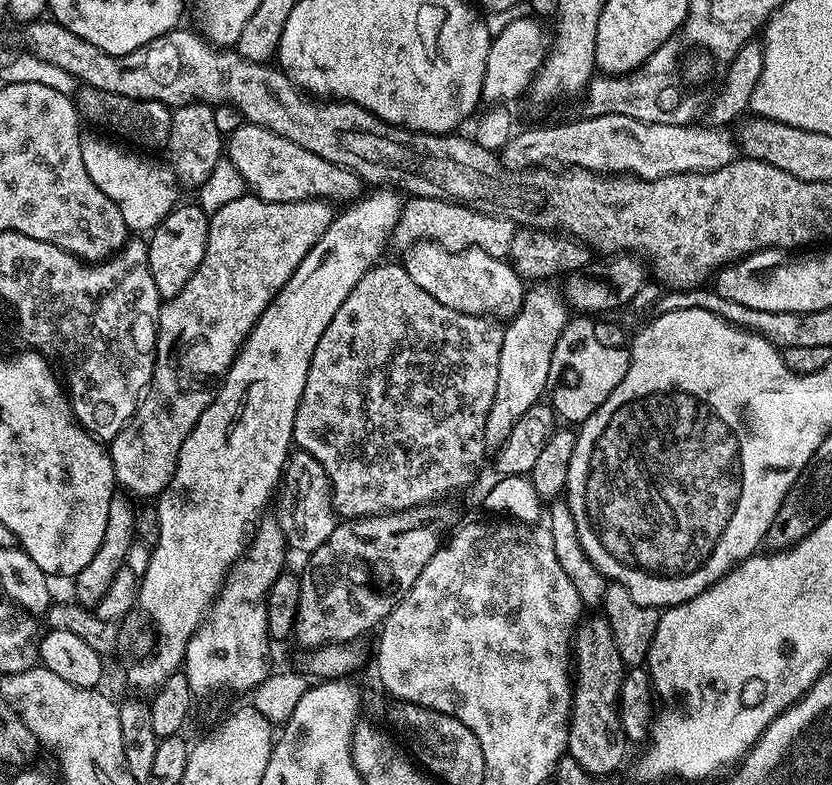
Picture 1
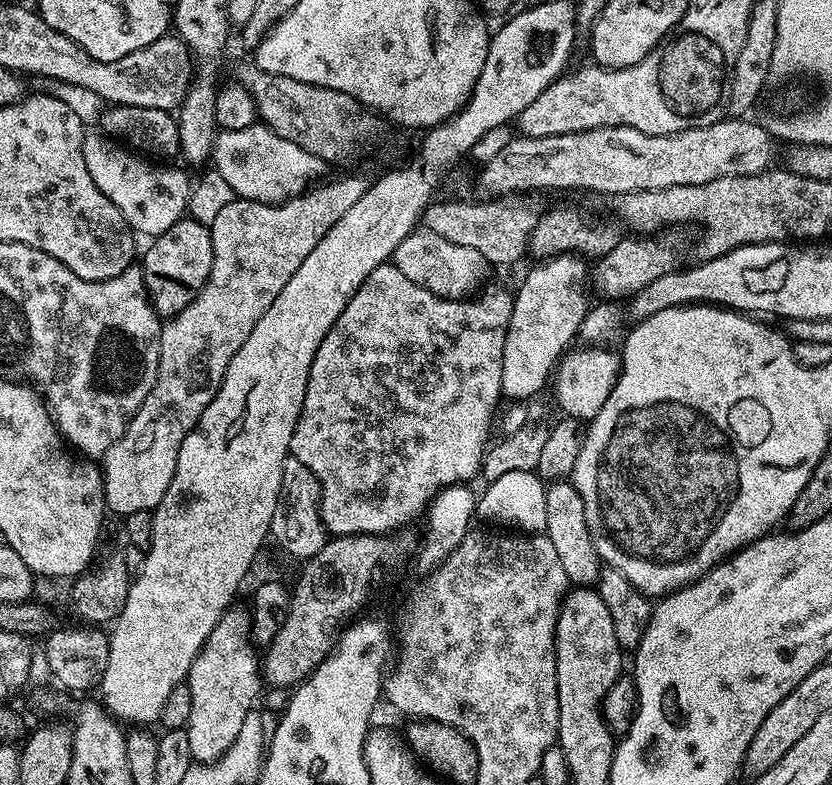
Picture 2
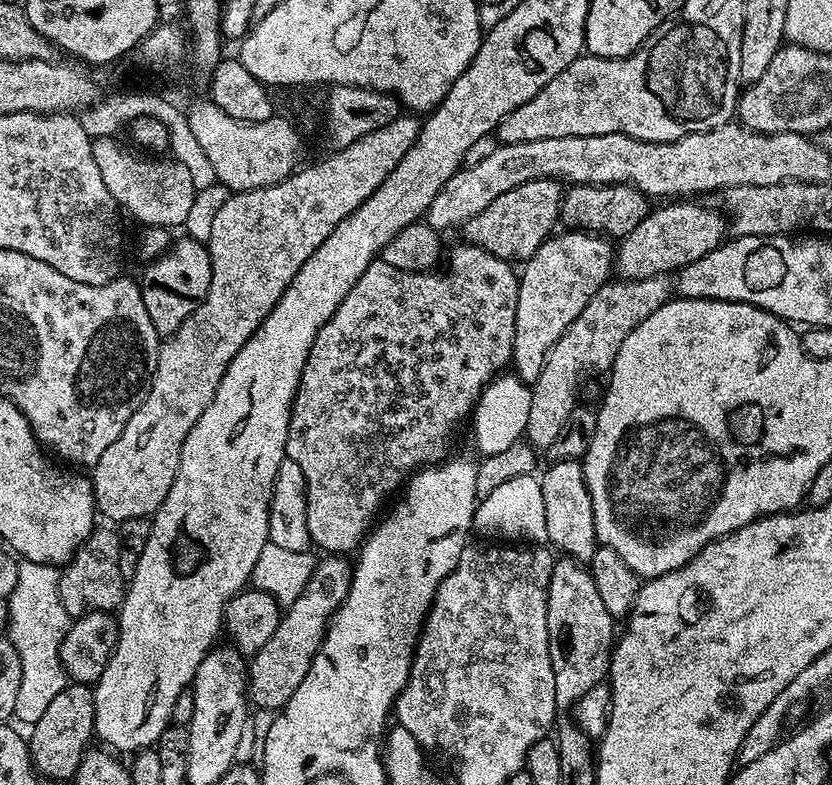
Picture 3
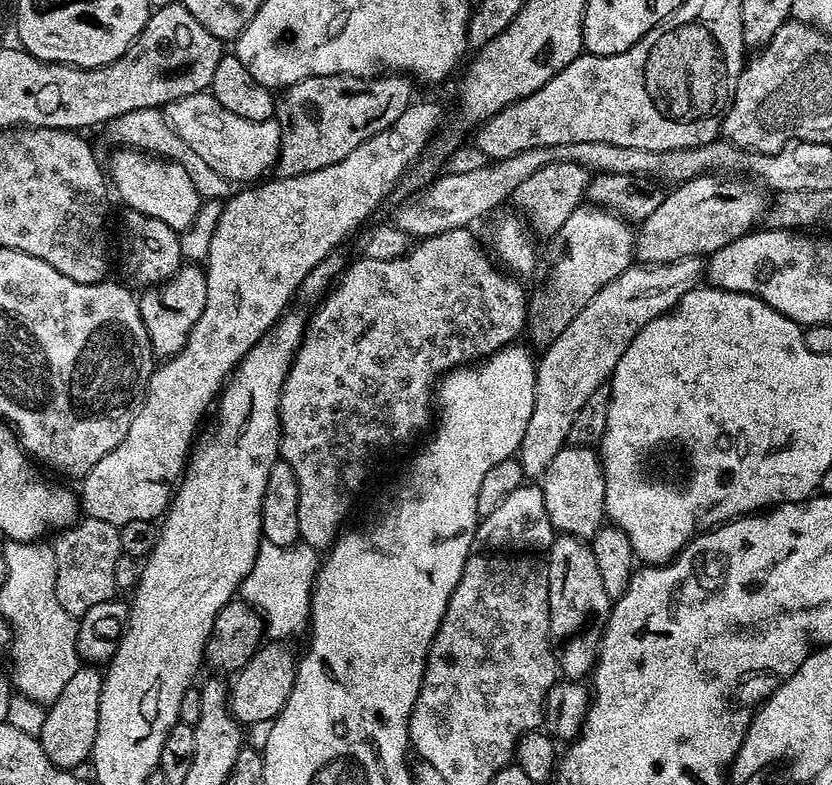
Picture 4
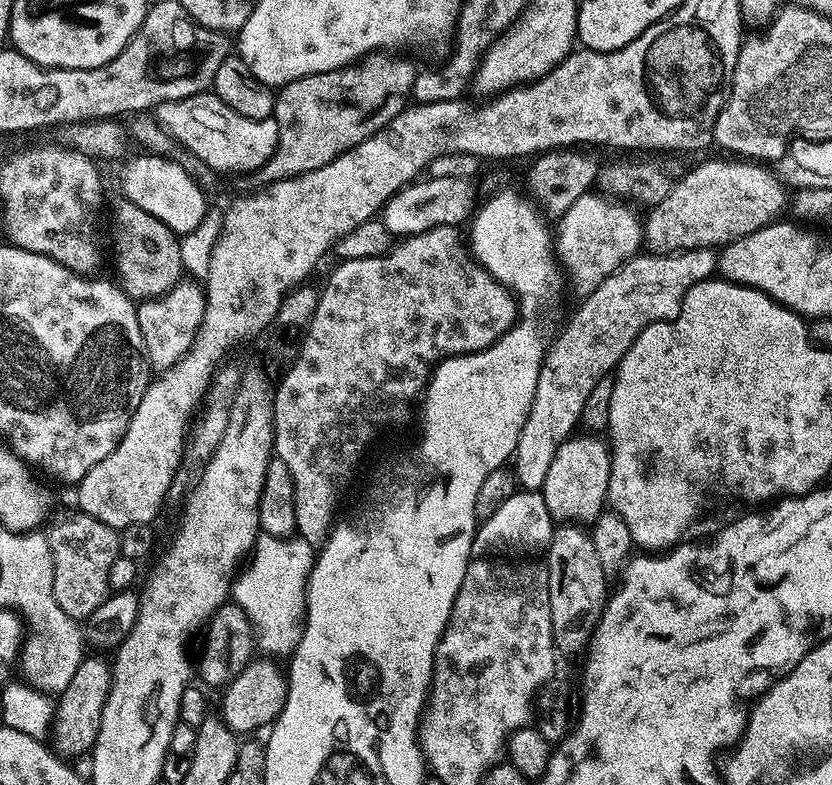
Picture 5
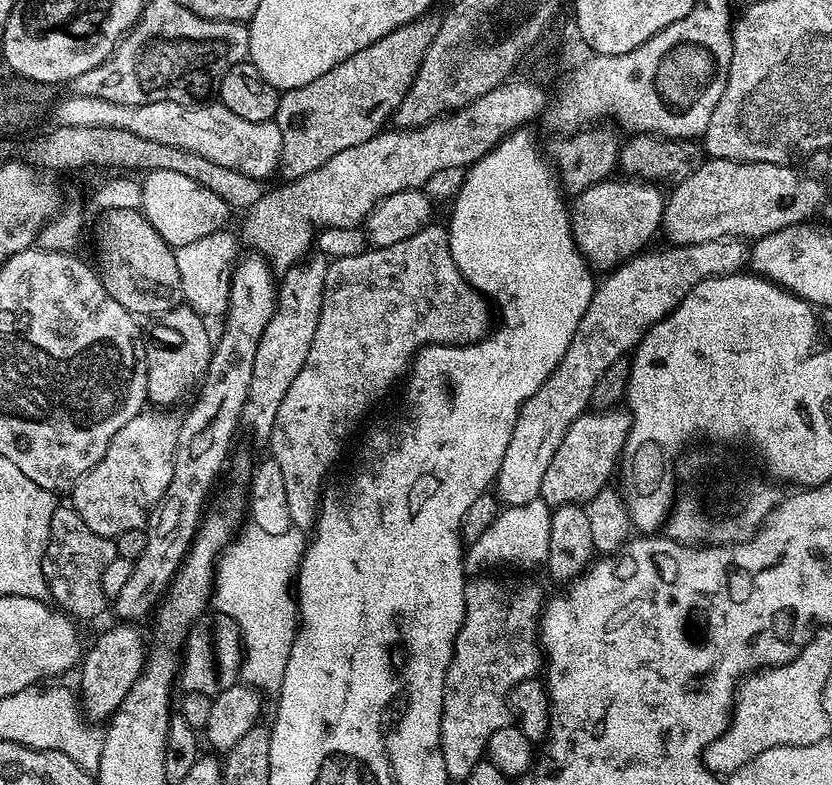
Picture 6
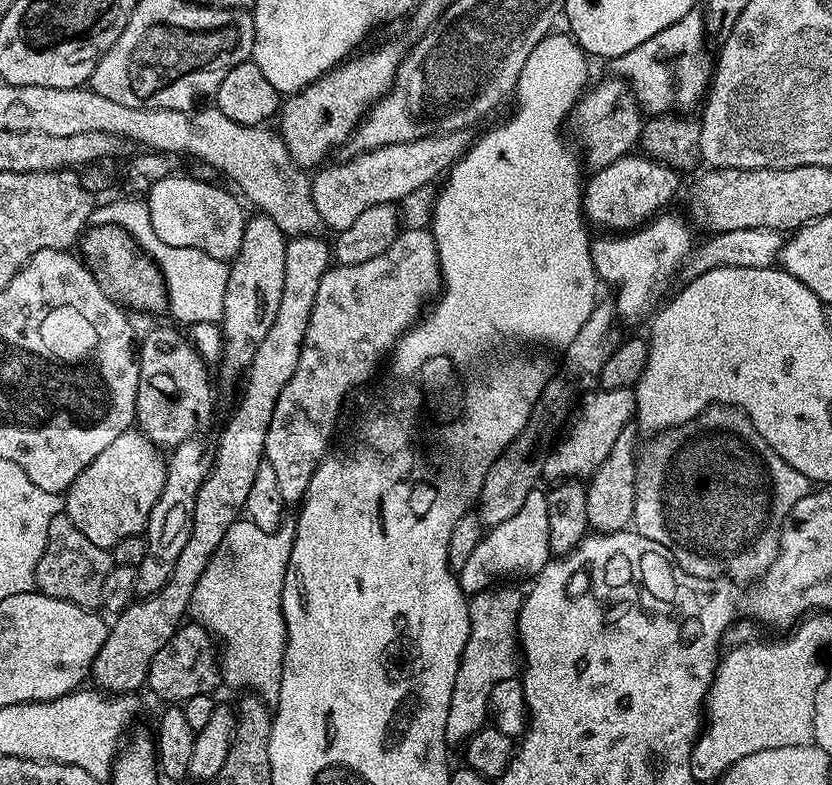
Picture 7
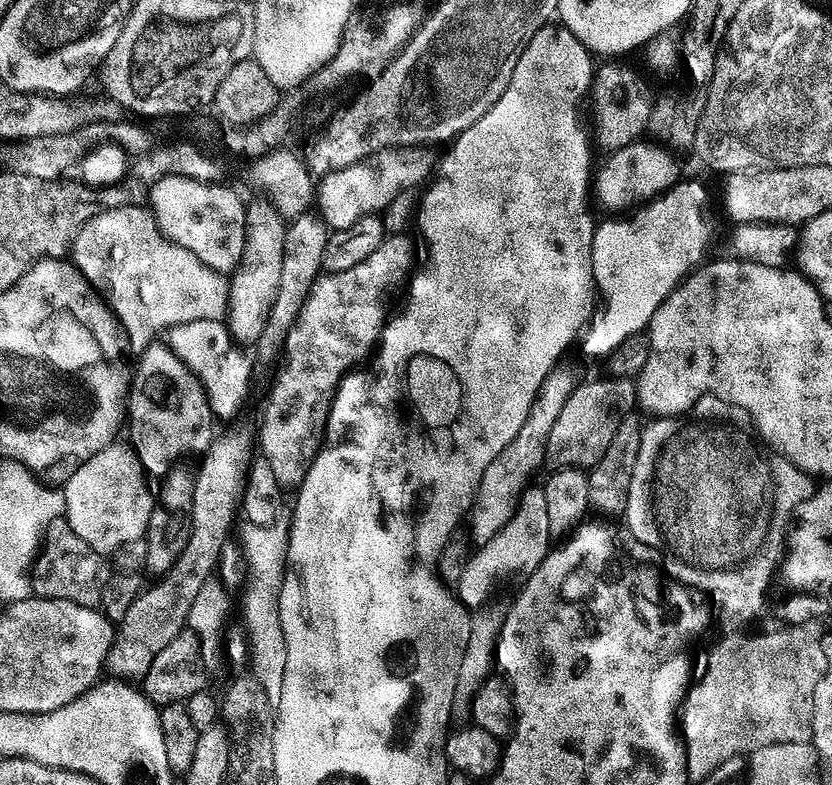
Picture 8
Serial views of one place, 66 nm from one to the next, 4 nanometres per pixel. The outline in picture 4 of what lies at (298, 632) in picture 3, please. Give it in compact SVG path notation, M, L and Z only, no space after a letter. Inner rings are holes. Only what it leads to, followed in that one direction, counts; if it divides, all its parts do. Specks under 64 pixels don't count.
M284 642L265 643L254 654L254 658L250 658L250 662L246 662L246 666L235 673L233 680L236 681L230 684L230 707L232 715L241 725L267 725L286 706L286 698L290 698L290 690L294 686L298 663L297 653L292 653L288 646Z

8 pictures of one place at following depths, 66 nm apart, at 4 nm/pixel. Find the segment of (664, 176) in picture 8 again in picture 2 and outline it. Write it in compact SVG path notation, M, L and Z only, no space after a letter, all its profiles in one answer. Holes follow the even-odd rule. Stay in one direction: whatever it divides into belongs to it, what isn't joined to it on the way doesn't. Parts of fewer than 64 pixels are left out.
M575 254L549 256L536 262L520 289L515 289L506 350L502 350L502 393L509 401L524 402L527 396L542 391L567 344L577 339L590 307L590 268L584 264Z

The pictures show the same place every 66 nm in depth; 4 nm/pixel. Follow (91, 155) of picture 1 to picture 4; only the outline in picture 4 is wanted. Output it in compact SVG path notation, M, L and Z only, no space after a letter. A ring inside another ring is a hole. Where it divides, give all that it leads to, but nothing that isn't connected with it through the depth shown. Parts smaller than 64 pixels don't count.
M139 150L116 151L120 152L112 156L112 172L110 168L110 180L114 185L115 195L117 192L129 209L158 218L172 228L191 228L197 214L200 213L202 201L198 190L194 190L194 182L190 182L190 174L186 174L186 170L182 170L182 166L178 166L172 160L157 158Z

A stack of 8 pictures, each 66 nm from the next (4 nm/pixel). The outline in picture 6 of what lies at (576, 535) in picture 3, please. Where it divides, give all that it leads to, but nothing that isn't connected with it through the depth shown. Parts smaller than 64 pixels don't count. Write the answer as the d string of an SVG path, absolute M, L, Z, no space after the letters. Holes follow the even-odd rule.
M620 406L607 410L589 410L579 416L566 430L566 438L554 450L554 458L550 458L550 466L542 478L540 499L552 508L560 508L563 504L587 505L594 494L609 487L611 478L617 471L620 457L624 451L624 443L632 425L632 414Z

